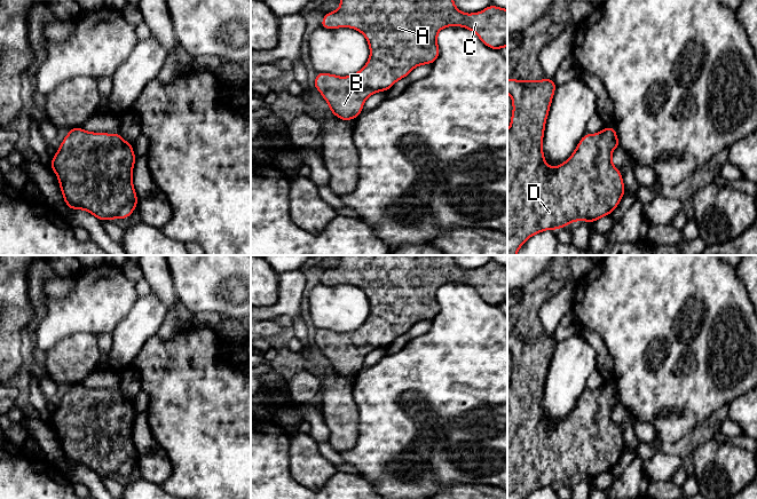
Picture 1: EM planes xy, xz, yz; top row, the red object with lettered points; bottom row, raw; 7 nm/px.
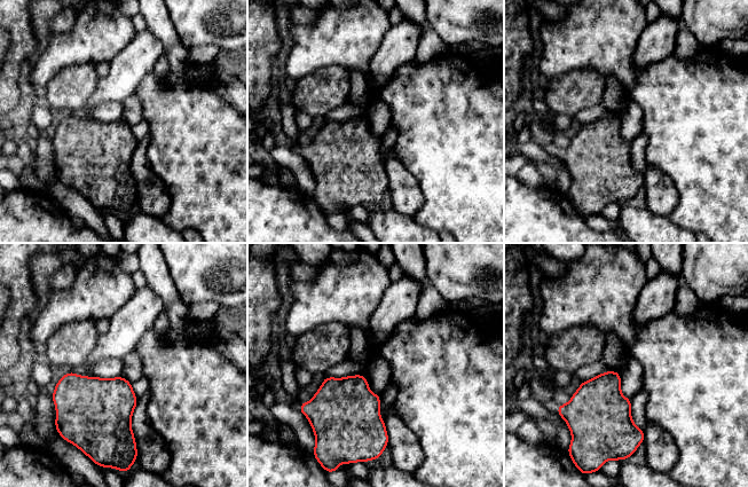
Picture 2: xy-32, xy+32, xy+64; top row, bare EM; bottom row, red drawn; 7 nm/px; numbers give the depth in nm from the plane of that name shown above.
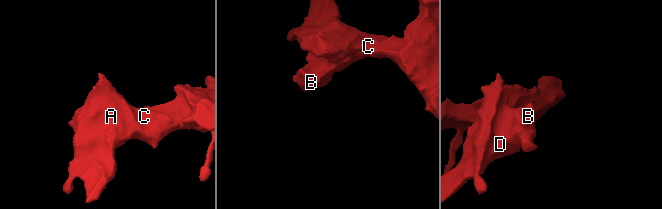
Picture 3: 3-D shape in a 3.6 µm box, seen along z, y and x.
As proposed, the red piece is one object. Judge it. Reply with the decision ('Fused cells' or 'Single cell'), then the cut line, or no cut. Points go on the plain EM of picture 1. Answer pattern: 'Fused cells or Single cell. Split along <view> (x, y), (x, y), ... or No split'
Single cell. No split

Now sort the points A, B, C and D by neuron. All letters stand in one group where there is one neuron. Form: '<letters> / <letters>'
A B C D

